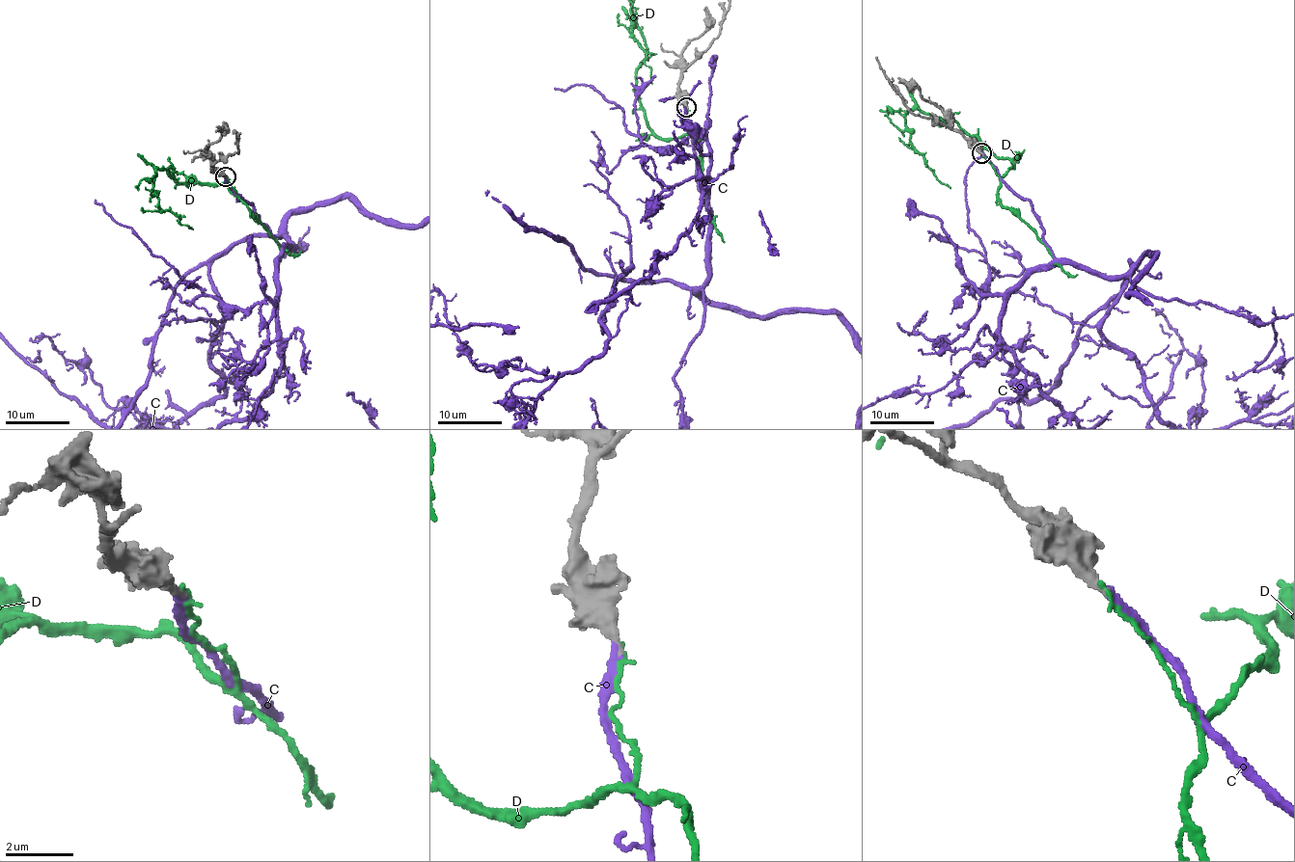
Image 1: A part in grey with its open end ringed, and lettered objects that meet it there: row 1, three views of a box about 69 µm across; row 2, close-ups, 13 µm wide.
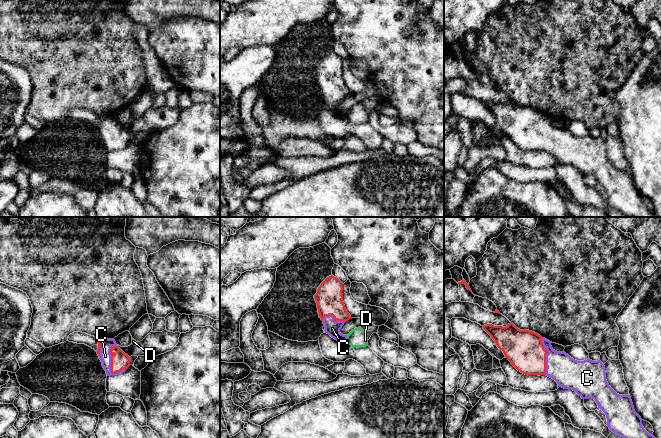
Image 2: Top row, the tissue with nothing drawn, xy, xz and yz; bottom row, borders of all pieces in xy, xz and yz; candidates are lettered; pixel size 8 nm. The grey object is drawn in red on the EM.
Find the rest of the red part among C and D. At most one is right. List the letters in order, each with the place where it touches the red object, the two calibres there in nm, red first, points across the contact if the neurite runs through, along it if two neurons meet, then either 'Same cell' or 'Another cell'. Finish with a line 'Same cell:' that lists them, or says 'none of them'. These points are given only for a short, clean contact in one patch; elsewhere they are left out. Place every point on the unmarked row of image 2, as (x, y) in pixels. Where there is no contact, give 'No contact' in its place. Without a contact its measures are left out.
C: Touches red at xy (111, 135). Thickness 140 nm (red) against 90 nm. Same cell
D: No contact. Another cell
Same cell: C

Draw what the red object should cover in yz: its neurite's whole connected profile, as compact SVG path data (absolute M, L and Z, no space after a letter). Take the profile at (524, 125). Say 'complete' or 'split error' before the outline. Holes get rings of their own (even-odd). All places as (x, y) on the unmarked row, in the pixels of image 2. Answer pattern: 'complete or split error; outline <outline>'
split error; outline M513 99L506 103L487 100L483 102L483 105L491 112L511 140L521 149L525 151L546 151L555 156L560 163L575 167L582 175L594 175L598 184L605 189L606 201L612 208L628 217L657 217L642 202L642 195L635 188L630 171L619 171L609 162L606 156L605 142L600 136L574 136L565 128L555 127L549 116L542 114L535 108L520 106Z

